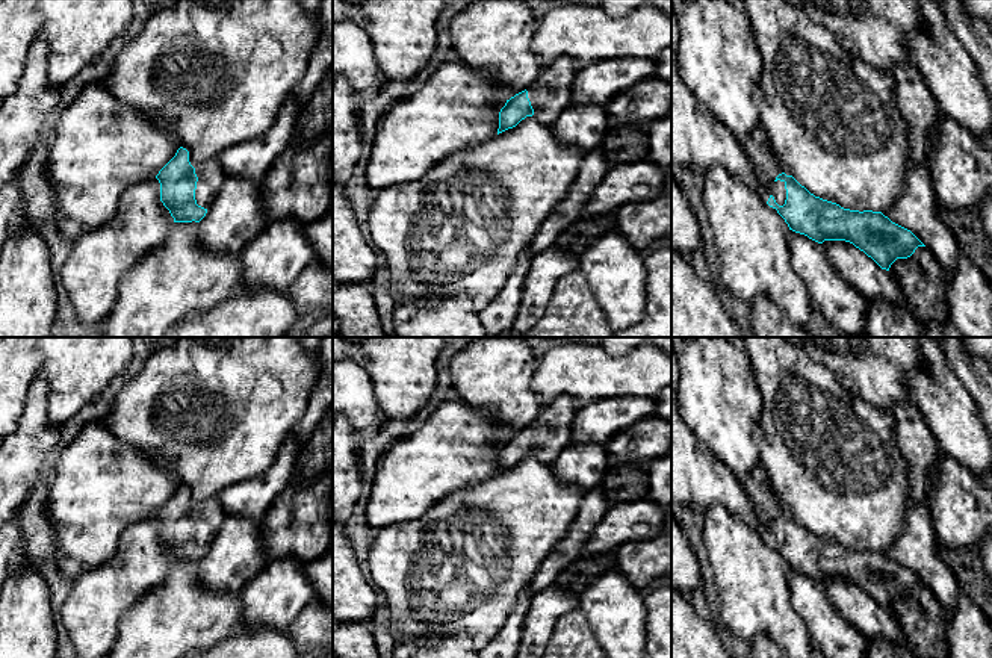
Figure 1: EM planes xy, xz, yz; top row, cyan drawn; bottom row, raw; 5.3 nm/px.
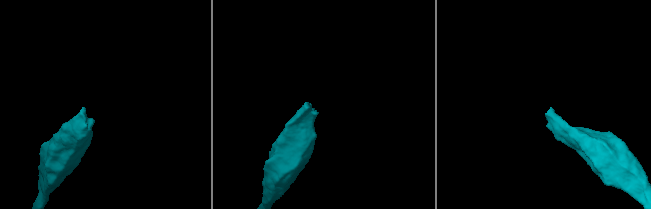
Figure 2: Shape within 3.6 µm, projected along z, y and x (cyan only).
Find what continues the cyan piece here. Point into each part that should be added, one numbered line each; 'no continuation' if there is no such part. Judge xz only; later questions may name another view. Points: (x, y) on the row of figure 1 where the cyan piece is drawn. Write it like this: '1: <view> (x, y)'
1: xz (551, 93)

